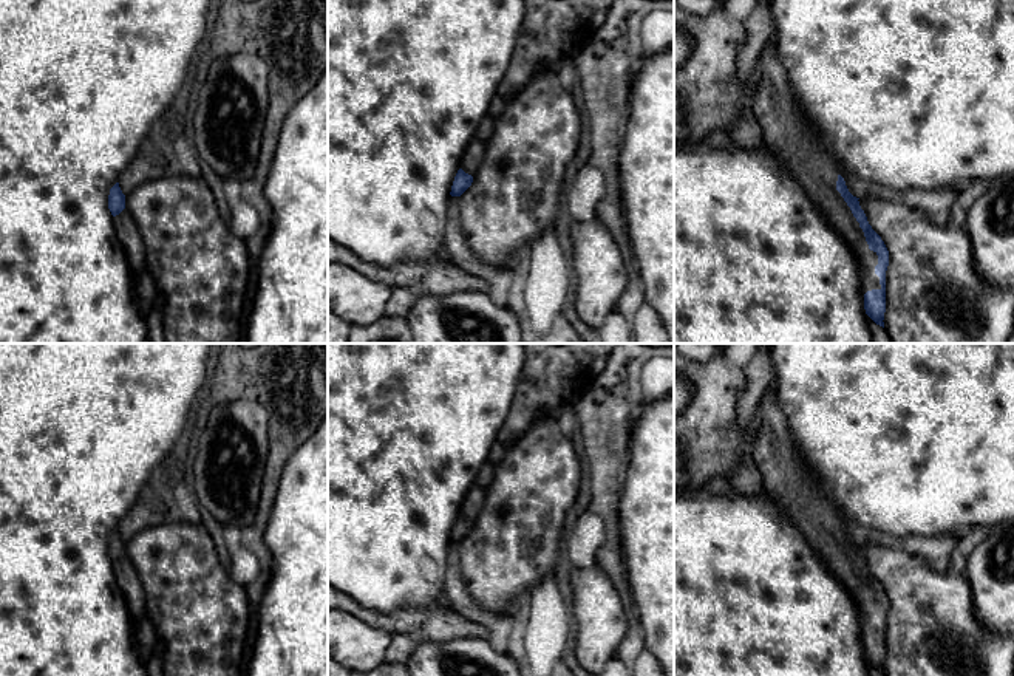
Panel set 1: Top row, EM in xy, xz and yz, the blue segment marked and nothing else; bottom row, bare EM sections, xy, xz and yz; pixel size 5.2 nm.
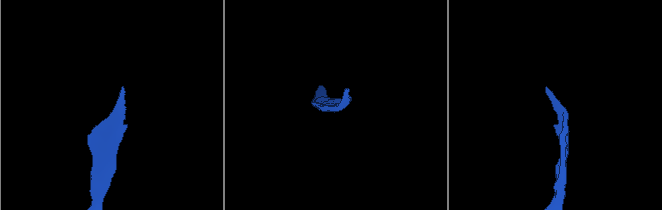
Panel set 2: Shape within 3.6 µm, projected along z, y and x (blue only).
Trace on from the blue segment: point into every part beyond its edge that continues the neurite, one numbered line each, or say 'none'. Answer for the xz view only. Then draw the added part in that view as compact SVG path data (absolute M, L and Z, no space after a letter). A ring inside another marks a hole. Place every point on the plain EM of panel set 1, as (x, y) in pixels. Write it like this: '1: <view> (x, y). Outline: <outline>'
1: xz (473, 501). Outline: M473 486L465 500L464 500L464 504L462 504L462 509L461 509L461 515L475 523L476 517L479 515L481 512L481 507L482 507L482 503L484 503L484 489L481 489L479 486Z

